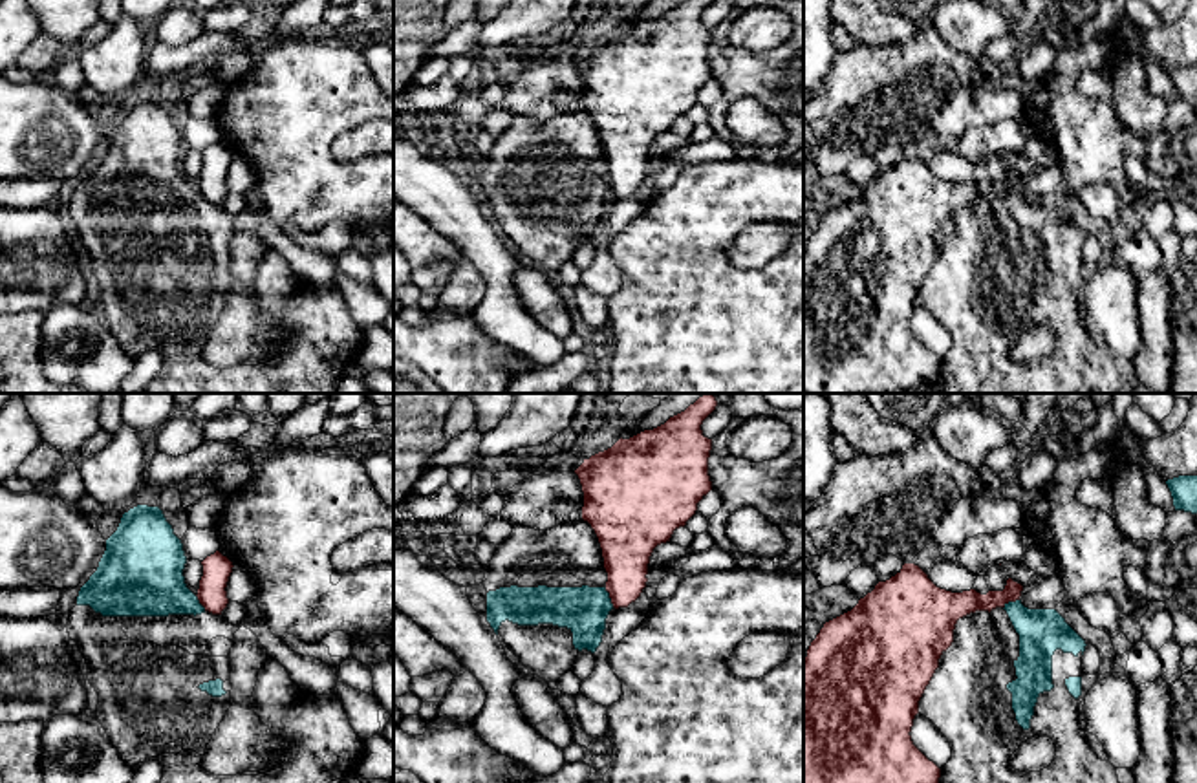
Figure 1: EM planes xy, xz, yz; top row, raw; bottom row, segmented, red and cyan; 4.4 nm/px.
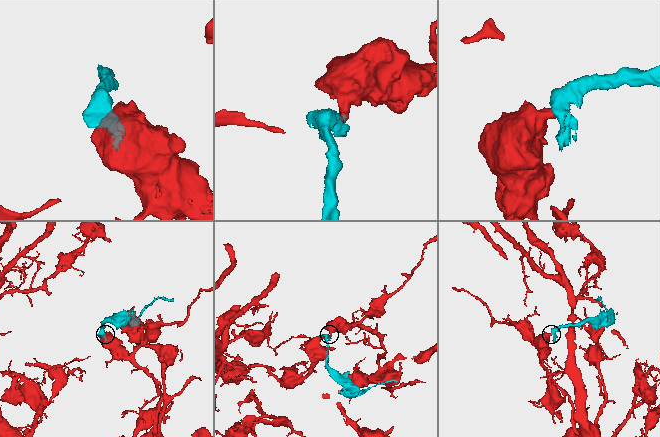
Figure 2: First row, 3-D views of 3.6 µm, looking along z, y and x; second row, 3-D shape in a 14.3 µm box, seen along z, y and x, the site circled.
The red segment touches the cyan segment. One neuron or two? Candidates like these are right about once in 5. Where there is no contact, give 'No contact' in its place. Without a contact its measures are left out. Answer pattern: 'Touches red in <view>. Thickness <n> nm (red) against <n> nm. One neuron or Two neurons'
Touches red in xz. Thickness 220 nm (red) against 200 nm. Two neurons

